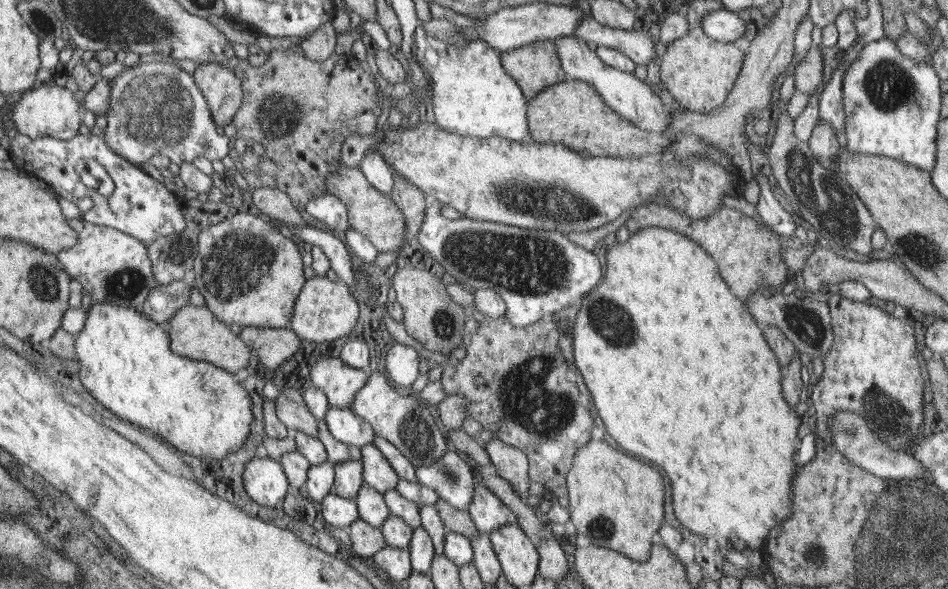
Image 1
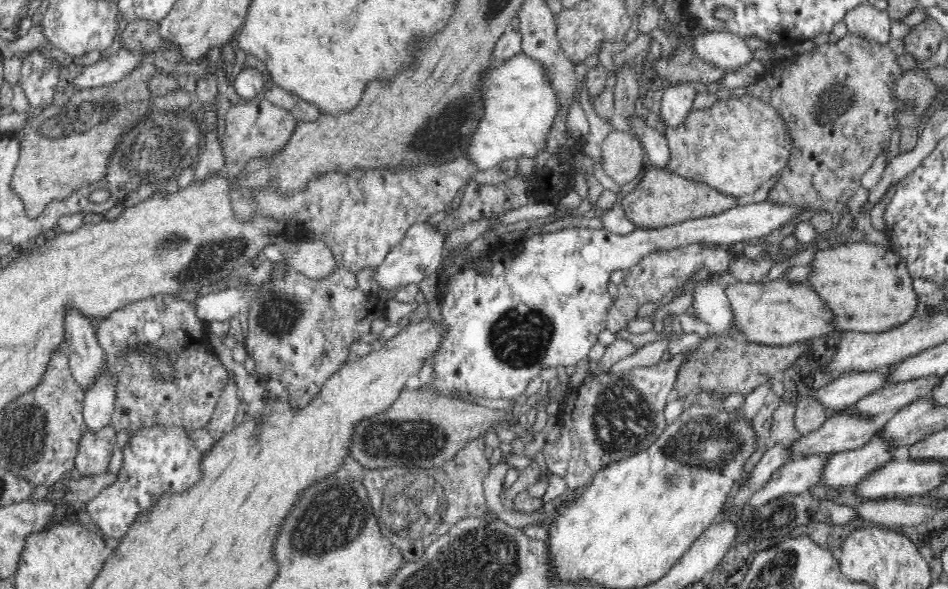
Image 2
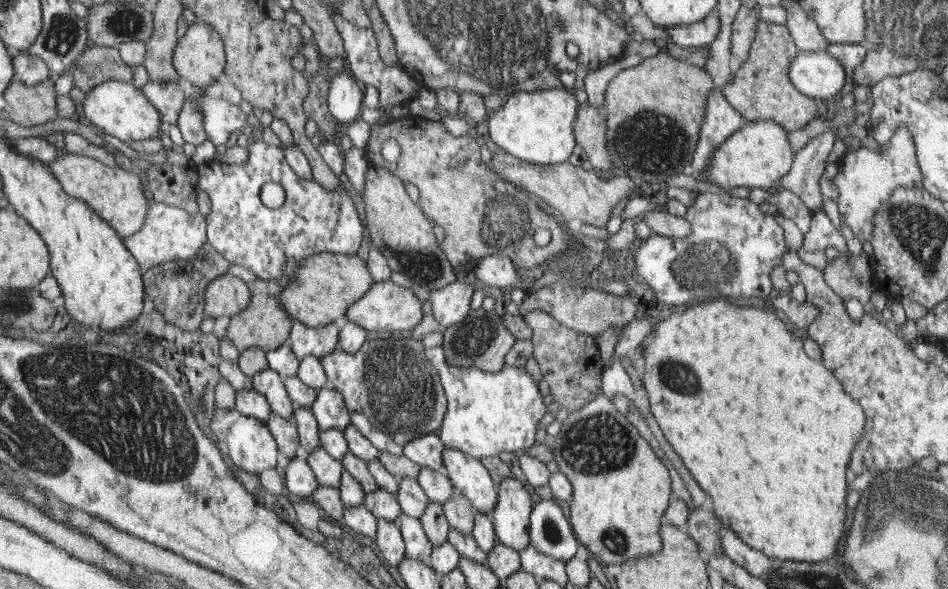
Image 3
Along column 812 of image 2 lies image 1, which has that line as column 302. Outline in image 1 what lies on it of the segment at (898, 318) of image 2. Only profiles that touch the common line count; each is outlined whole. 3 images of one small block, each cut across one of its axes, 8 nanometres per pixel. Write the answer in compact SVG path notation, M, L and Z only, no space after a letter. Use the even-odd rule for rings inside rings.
M238 209L232 218L222 220L199 234L198 256L194 258L192 269L195 273L195 286L202 293L206 304L222 322L243 327L289 328L295 302L305 285L302 274L302 254L294 240L276 232L269 222Z

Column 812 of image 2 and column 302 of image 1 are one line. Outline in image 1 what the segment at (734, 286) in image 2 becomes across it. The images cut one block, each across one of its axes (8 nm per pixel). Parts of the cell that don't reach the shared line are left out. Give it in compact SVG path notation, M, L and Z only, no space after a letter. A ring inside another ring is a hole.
M316 275L305 281L303 290L295 302L291 328L300 339L309 342L329 342L342 336L350 336L358 320L358 304L342 280L332 281L324 275Z

